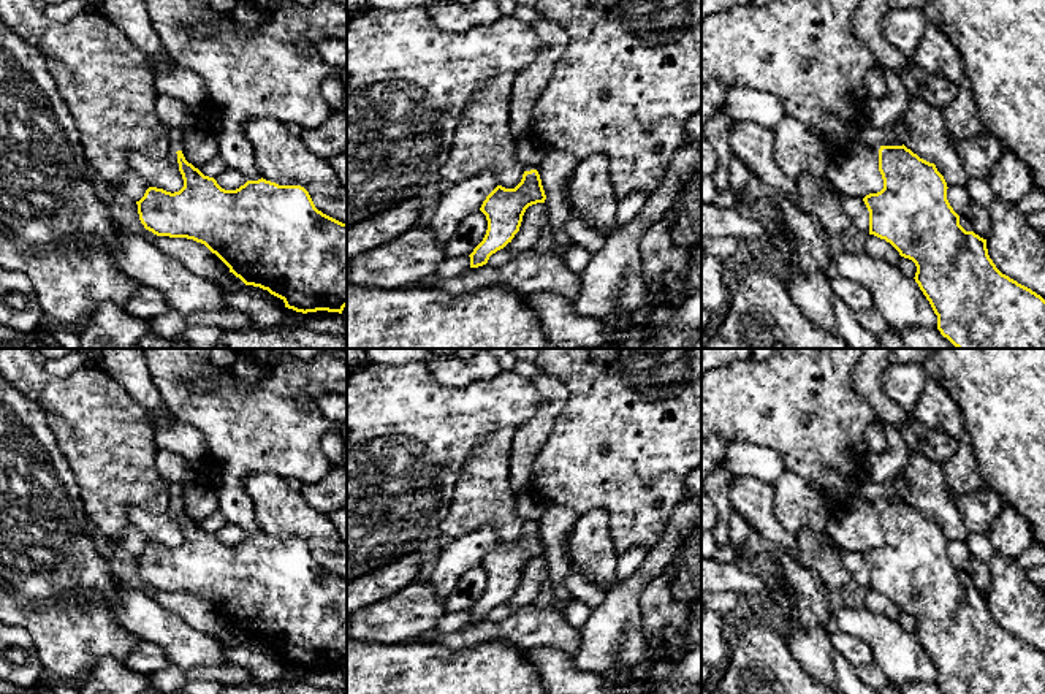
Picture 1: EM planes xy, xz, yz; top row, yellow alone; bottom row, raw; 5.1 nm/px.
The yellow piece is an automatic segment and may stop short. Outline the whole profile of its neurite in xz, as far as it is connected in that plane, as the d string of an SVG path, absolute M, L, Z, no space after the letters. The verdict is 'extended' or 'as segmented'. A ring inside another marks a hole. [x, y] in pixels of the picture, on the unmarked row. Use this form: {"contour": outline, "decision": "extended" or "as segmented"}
{"contour": "M537 524L524 526L515 543L497 540L480 562L486 570L488 585L483 596L469 610L470 623L486 620L492 608L511 597L519 586L526 564L545 558L545 555L546 550Z", "decision": "as segmented"}

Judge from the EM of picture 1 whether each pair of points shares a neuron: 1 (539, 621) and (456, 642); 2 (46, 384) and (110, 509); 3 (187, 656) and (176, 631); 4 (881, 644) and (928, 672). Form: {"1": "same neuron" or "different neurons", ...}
{"1": "same neuron", "2": "same neuron", "3": "same neuron", "4": "same neuron"}

